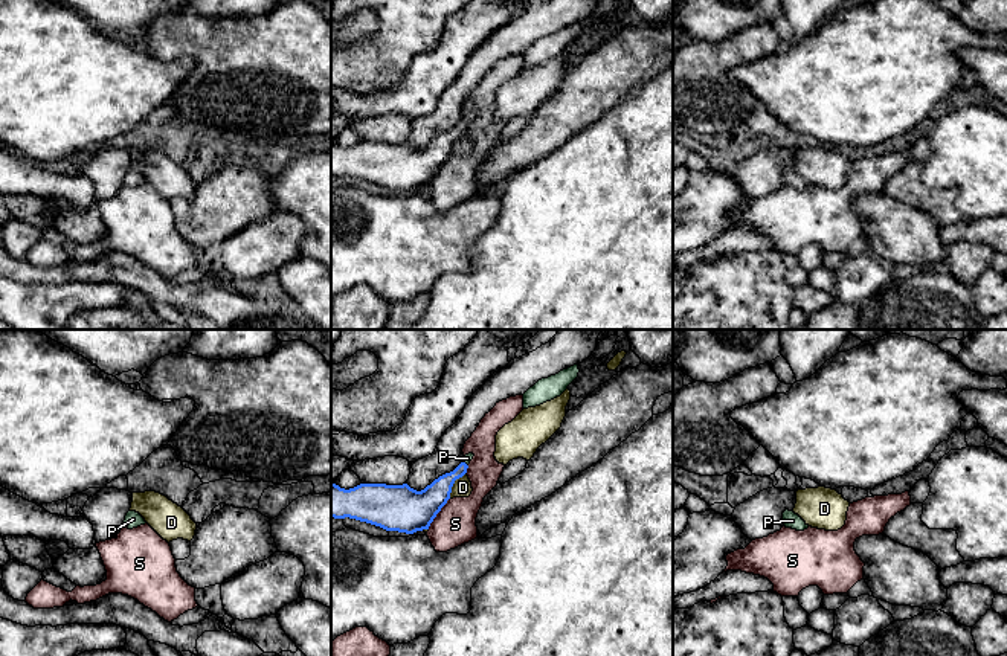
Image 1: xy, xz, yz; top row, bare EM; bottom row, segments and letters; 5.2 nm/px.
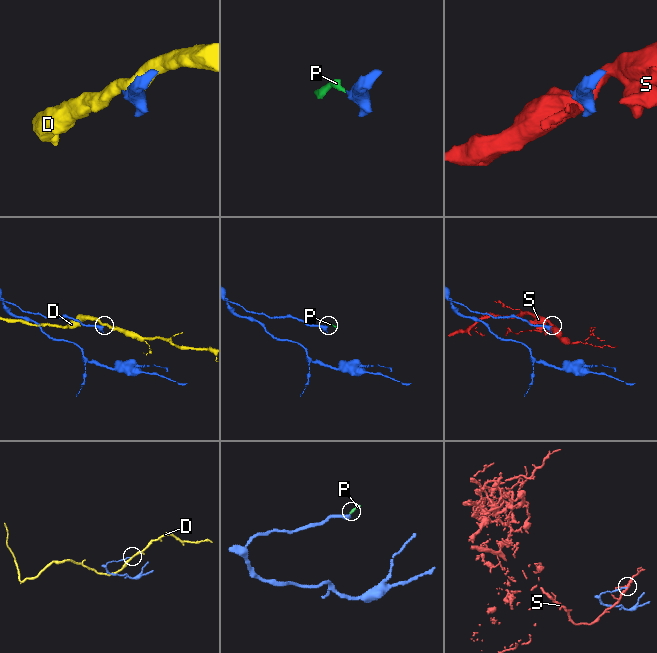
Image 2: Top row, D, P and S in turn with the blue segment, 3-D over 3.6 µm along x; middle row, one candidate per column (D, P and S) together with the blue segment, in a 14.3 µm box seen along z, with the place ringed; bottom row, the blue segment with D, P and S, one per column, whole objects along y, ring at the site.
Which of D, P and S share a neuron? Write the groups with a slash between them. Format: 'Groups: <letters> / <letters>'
Groups: D / P / S

